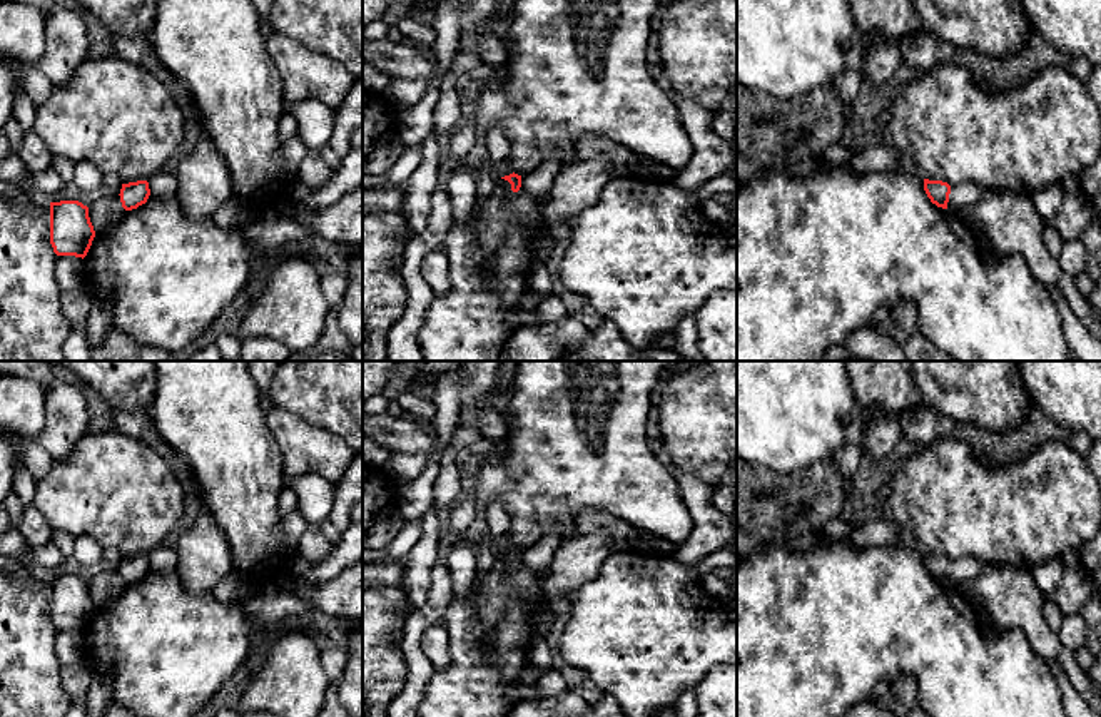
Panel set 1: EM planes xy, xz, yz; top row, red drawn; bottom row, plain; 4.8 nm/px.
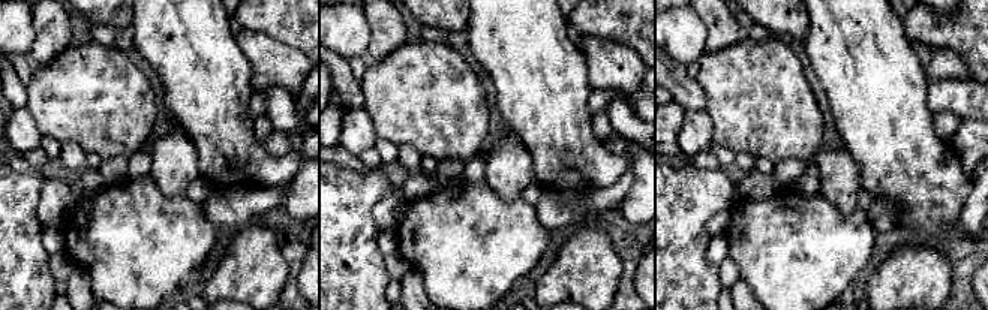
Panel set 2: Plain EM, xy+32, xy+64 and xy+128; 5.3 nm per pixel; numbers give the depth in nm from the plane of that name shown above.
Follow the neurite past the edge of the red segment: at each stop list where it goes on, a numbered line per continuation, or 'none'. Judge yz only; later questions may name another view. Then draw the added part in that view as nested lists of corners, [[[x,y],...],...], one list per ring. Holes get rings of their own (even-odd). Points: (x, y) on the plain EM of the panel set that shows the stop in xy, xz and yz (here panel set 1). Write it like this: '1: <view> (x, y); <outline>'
1: yz (961, 570); [[[974,557],[951,560],[947,583],[952,588],[957,588],[966,582],[972,580],[974,577],[977,577],[984,568],[986,568],[986,563]]]

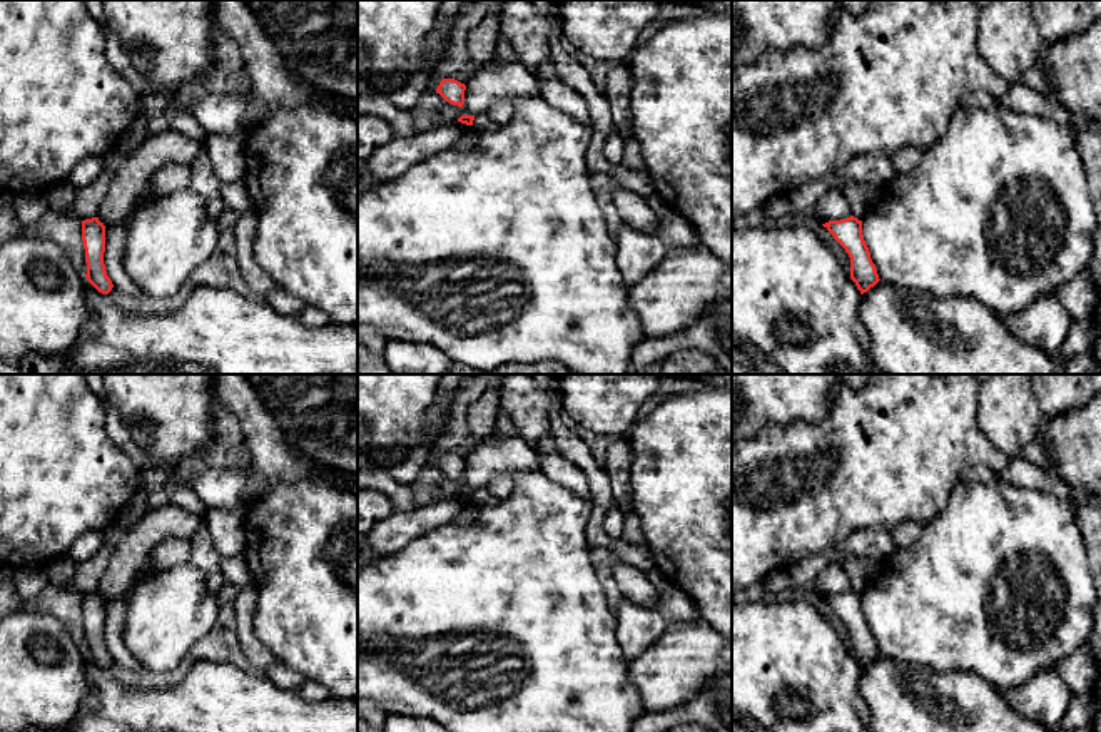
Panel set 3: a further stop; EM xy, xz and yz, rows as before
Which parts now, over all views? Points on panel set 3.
none

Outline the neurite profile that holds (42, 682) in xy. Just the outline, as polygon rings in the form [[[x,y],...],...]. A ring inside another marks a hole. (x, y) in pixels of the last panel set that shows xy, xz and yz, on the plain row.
[[[18,608],[0,617],[0,732],[30,727],[62,732],[68,727],[89,690],[85,658],[87,652],[48,613]]]

